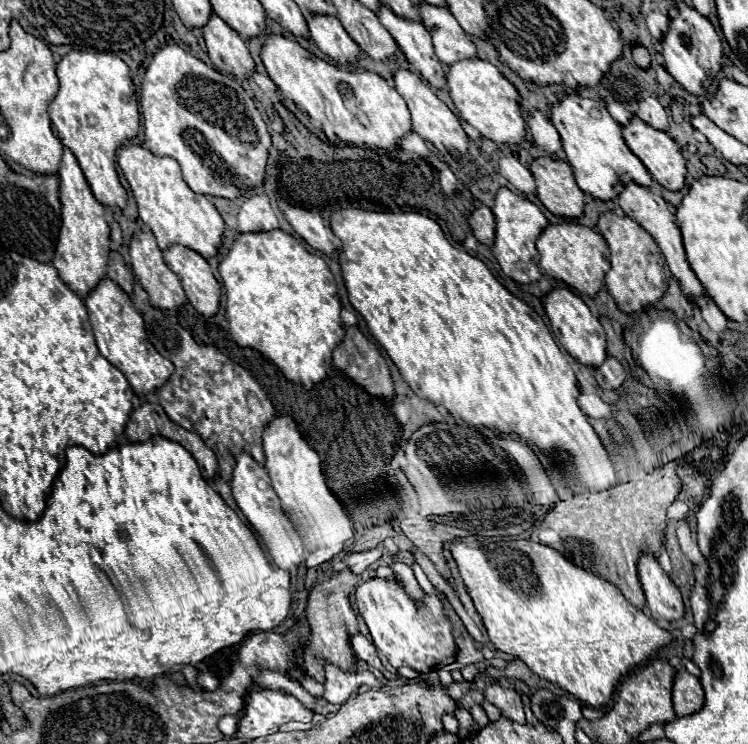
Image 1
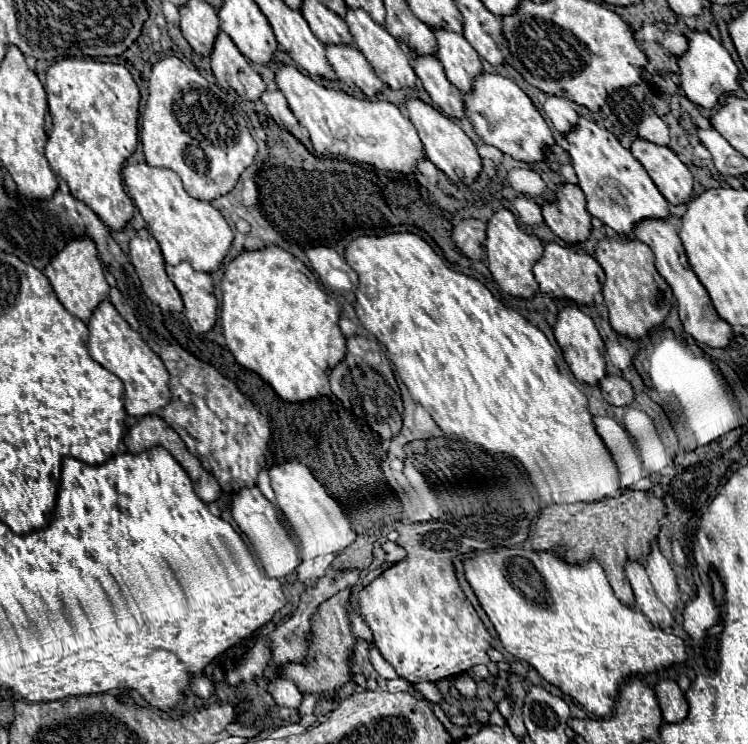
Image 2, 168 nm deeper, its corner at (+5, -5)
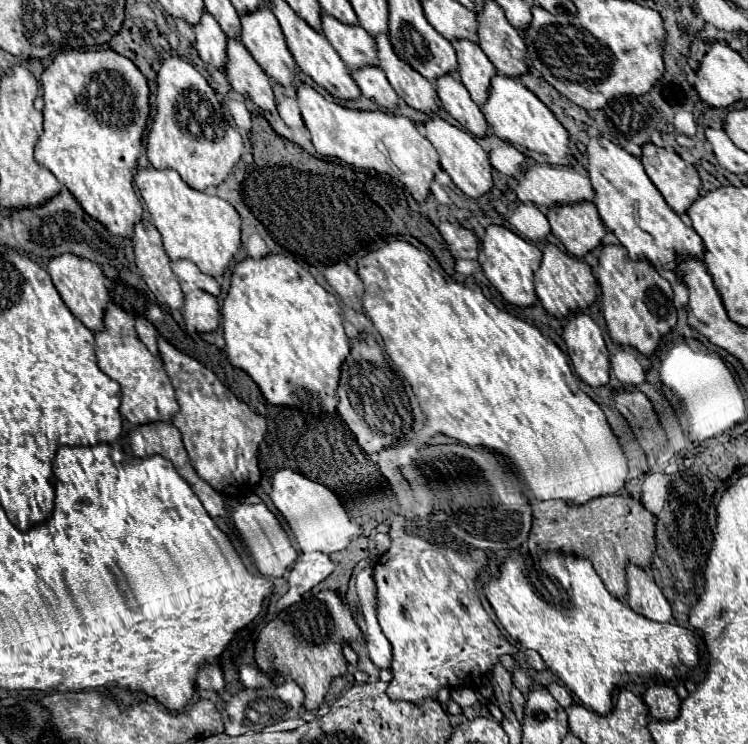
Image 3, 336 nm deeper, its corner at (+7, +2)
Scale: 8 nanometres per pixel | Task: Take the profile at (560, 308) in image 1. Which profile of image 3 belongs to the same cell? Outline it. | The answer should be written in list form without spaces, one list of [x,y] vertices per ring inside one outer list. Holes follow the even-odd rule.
[[[577,313],[563,329],[567,353],[575,373],[591,387],[609,383],[609,351],[599,325],[585,313]]]

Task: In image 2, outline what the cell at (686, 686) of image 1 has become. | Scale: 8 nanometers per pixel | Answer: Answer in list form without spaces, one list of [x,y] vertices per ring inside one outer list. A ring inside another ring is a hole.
[[[665,678],[665,680],[657,682],[655,692],[657,692],[659,706],[661,706],[665,722],[673,724],[673,722],[683,722],[687,718],[689,704],[687,704],[685,694],[681,692],[681,688],[677,686],[675,680]]]

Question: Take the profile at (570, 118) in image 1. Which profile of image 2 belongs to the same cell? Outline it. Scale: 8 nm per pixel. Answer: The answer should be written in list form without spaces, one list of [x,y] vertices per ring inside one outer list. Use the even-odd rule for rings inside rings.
[[[579,116],[579,122],[565,134],[567,152],[571,164],[579,178],[579,188],[585,194],[587,210],[597,216],[603,224],[611,226],[617,234],[629,236],[635,222],[641,218],[667,218],[669,204],[639,164],[633,154],[619,144],[619,140],[605,128],[597,126],[593,120]]]

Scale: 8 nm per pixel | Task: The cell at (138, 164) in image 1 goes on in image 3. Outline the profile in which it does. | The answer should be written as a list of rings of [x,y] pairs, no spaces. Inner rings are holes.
[[[139,169],[135,185],[153,217],[153,225],[163,237],[163,245],[171,261],[189,259],[211,277],[219,277],[227,271],[229,263],[241,249],[241,219],[231,203],[191,189],[173,169]]]

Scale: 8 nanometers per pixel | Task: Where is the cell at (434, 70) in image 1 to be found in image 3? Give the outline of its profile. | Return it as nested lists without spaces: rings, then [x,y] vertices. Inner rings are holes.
[[[443,75],[435,81],[437,95],[441,99],[443,109],[455,117],[471,135],[475,137],[487,137],[489,125],[485,121],[483,111],[473,103],[469,97],[469,91],[455,75]]]

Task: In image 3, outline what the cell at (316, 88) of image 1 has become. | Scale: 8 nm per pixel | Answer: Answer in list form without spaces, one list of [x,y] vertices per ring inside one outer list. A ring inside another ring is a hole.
[[[301,85],[297,89],[297,103],[319,155],[345,161],[353,167],[387,173],[389,177],[401,181],[417,203],[427,199],[431,193],[431,181],[435,179],[435,173],[441,169],[441,165],[435,147],[419,133],[413,121],[387,111],[347,109],[335,101],[327,101],[309,85]]]

